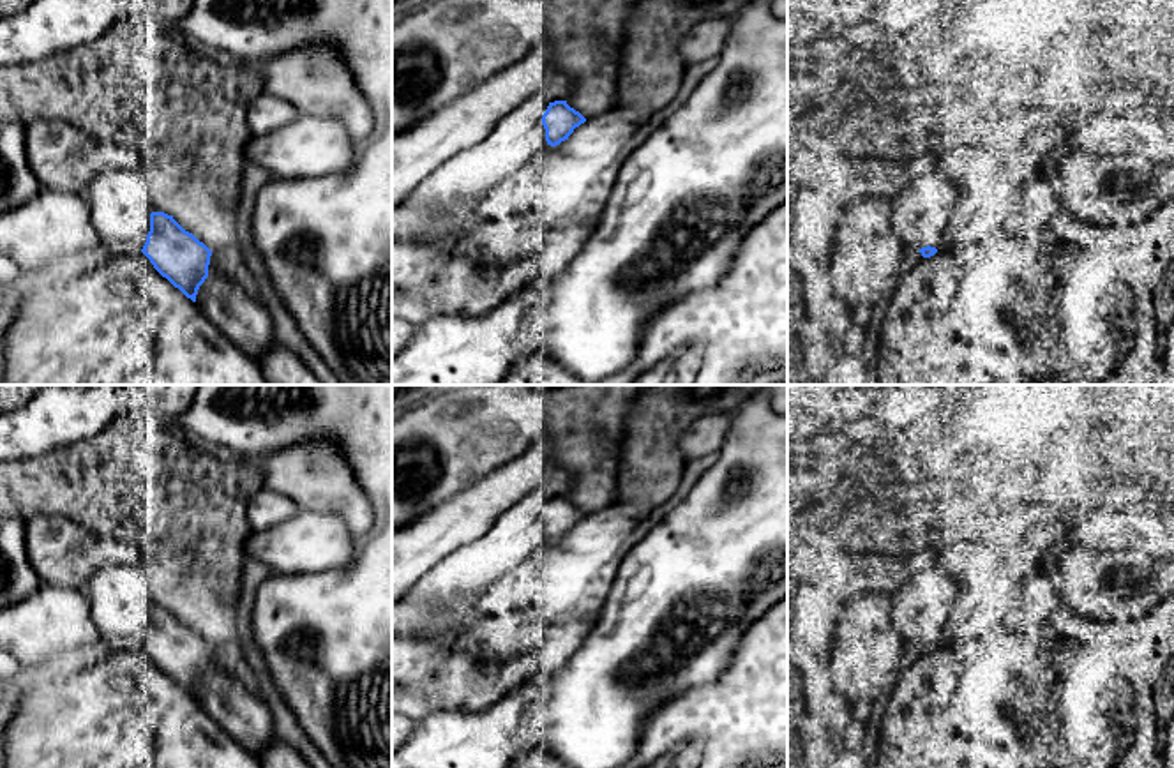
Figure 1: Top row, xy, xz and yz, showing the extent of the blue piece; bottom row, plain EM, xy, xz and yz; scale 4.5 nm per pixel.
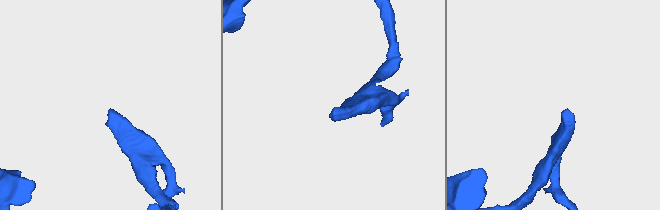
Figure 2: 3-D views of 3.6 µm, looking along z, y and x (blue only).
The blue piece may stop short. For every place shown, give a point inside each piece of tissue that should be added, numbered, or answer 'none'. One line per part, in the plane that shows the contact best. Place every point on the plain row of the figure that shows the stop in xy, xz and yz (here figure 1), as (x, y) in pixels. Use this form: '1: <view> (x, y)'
1: xy (117, 595)

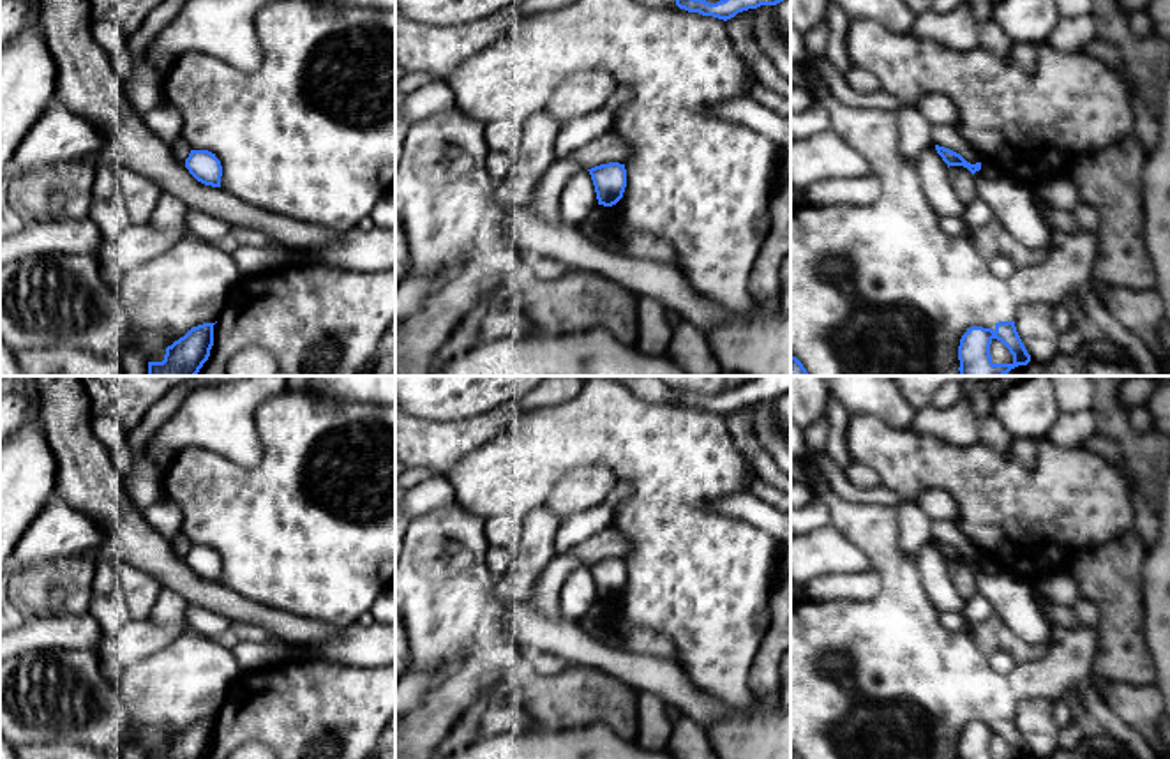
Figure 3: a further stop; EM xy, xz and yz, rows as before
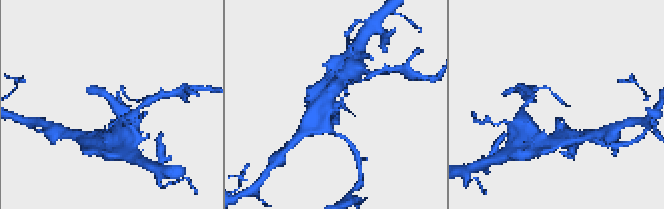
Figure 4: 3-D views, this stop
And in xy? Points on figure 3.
none

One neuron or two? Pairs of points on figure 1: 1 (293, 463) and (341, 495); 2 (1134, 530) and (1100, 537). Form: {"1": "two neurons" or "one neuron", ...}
{"1": "one neuron", "2": "one neuron"}

